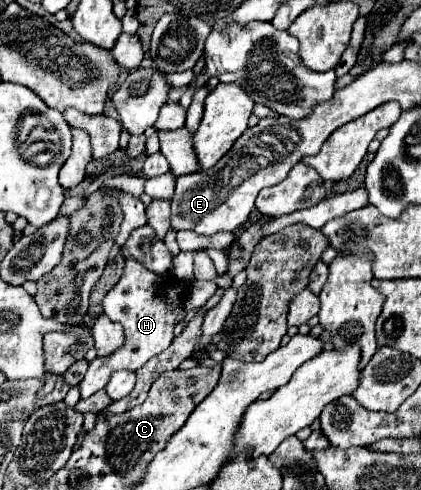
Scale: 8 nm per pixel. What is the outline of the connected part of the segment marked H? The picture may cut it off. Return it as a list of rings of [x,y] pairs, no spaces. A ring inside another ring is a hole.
[[[121,247],[121,255],[125,259],[125,271],[119,279],[119,283],[105,295],[103,299],[103,313],[109,319],[119,321],[125,327],[125,343],[109,357],[95,357],[89,363],[89,369],[85,373],[85,379],[79,383],[81,399],[91,397],[99,389],[103,389],[109,383],[109,377],[119,371],[135,371],[143,367],[151,357],[165,351],[171,341],[175,339],[175,323],[181,321],[185,313],[185,305],[179,303],[175,307],[167,307],[167,289],[175,283],[169,279],[169,273],[153,273],[143,263],[133,259],[125,247]]]

